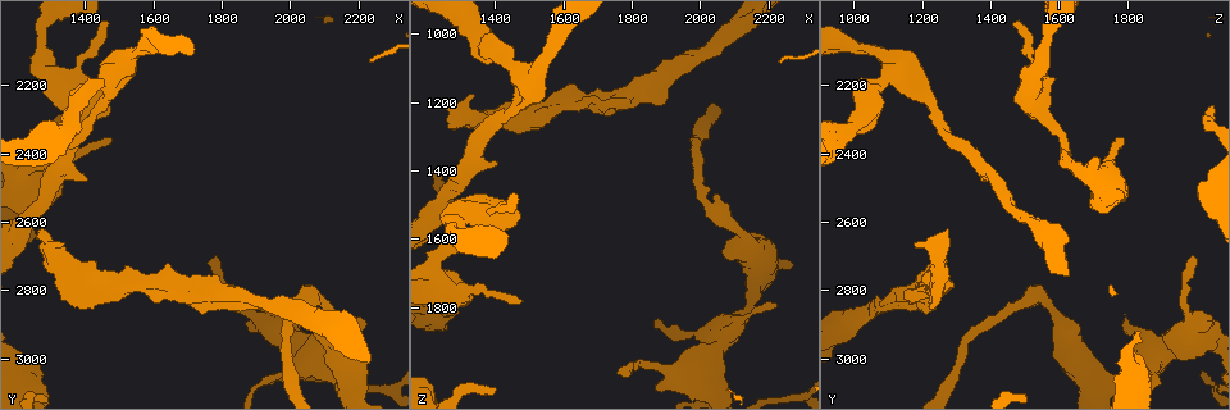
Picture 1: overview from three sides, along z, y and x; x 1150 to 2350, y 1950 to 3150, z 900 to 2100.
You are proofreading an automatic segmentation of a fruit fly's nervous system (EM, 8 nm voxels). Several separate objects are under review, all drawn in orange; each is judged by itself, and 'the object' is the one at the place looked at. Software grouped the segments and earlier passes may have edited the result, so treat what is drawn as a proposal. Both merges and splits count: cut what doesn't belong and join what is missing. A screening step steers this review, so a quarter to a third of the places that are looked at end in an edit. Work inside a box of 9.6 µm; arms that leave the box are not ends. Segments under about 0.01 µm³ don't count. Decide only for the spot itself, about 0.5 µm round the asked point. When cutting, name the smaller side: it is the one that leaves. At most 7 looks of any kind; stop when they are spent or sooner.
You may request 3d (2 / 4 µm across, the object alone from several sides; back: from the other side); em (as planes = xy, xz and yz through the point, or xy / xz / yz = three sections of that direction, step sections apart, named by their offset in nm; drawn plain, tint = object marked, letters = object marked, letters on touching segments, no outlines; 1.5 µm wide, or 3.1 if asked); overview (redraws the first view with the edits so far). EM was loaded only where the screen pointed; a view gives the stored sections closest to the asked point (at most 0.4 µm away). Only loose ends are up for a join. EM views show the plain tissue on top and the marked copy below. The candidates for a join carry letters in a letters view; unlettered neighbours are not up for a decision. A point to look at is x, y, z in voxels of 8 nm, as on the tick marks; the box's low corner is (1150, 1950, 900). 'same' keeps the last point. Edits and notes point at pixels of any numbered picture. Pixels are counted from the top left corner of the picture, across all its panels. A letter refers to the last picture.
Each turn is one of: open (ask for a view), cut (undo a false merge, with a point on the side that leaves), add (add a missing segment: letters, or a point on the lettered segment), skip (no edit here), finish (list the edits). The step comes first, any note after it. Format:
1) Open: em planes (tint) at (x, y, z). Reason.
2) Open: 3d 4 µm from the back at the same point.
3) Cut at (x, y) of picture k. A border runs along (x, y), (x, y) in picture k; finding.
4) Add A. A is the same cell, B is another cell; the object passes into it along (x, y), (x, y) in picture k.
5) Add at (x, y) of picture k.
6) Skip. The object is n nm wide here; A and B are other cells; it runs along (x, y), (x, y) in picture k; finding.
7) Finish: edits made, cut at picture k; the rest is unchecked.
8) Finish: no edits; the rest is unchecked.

Open: em planes (letters) at (1270, 2620, 1270). Branch stops here.

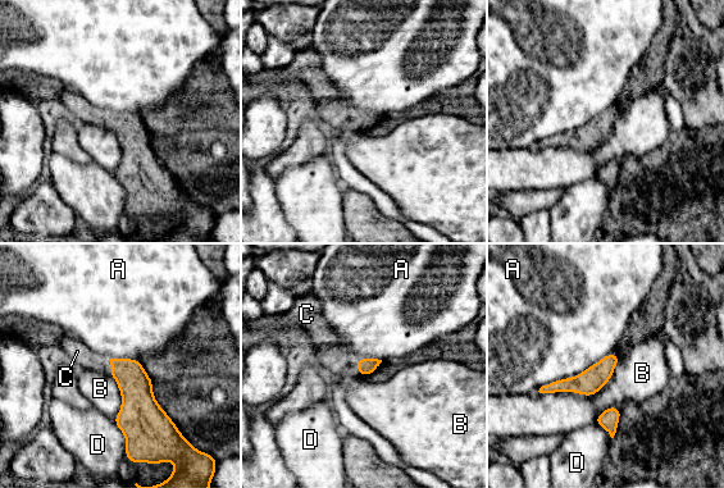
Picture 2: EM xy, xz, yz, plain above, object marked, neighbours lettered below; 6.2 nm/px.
Add C. C is the same cell, A, B and D are other cells; the neuron continues.

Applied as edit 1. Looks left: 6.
Open: overview.

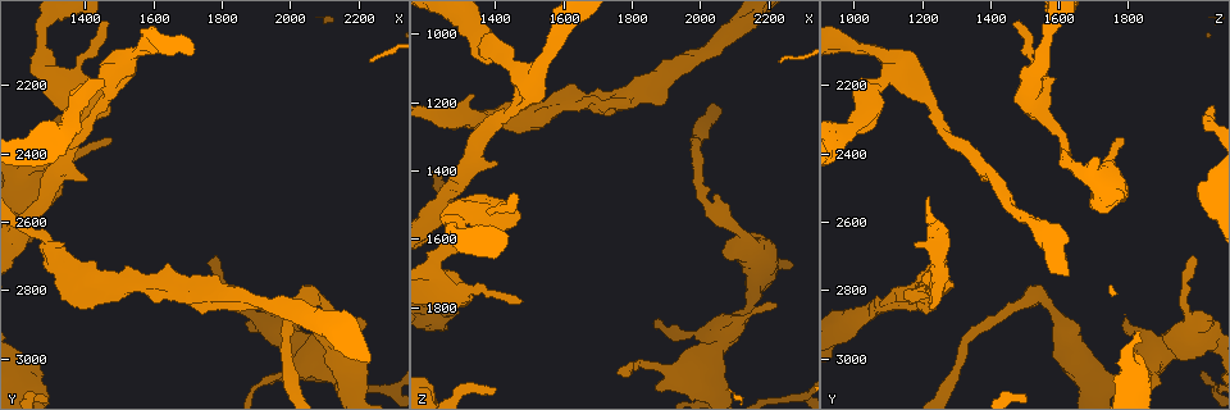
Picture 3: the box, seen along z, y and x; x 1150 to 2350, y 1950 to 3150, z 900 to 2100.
Open: 3d 4 µm at (1620, 2740, 1220).

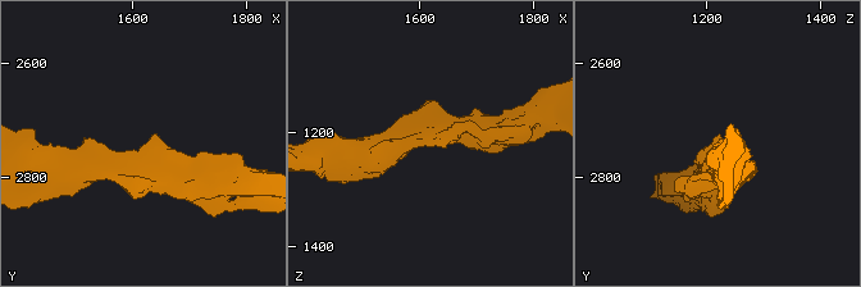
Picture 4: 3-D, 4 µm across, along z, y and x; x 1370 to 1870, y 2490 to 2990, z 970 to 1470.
Open: em xy step 4 (tint) at (1610, 2745, 1220). Shape alone is not enough.

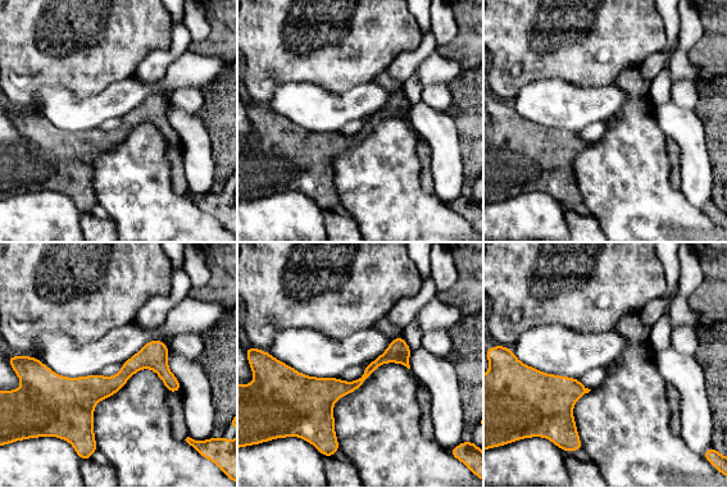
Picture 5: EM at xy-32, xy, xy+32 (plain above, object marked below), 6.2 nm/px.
Open: em planes (letters) at the same point. Cut it another way.

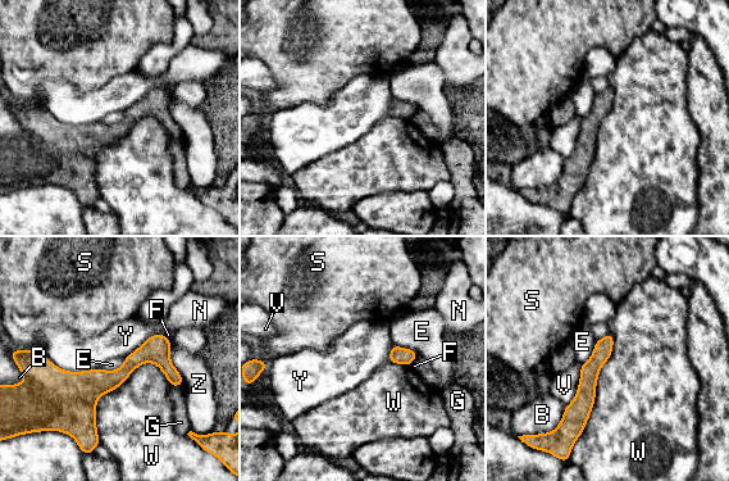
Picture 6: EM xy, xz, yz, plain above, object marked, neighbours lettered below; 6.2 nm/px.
Skip. The object is 140 nm wide here; the longest contact is with W, 600 nm; B, E, F, G, N, S, V, W, Y and Z are other cells; none of them fits.

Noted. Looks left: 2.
Open: 3d 4 µm at (2230, 2900, 1800). Branch stops here.

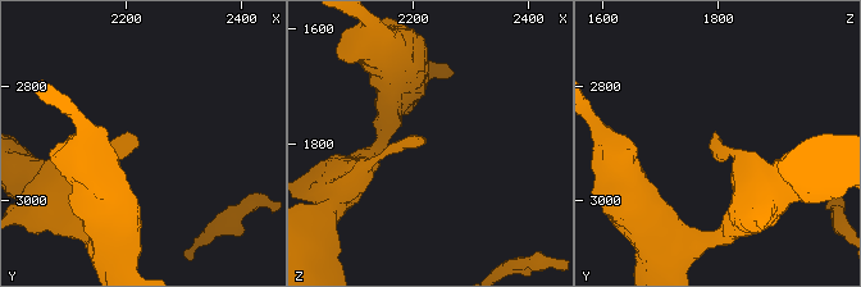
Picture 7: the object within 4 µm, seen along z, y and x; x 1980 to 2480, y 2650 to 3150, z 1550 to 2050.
Open: em planes (letters) at (2220, 2890, 1795). Now the EM.

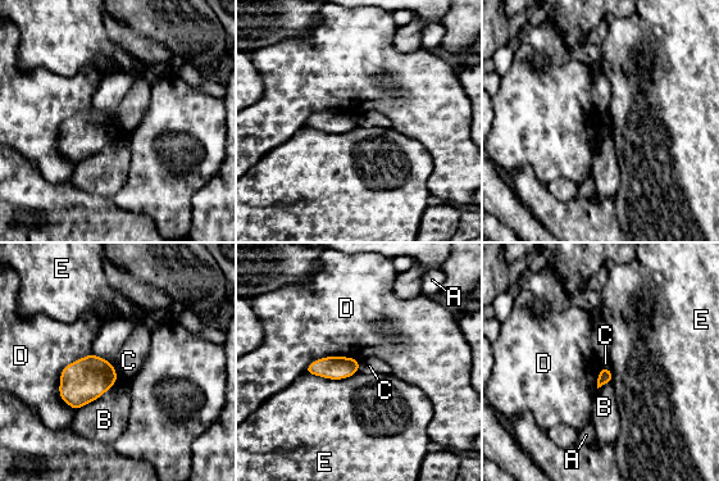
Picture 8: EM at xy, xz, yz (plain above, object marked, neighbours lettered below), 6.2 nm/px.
Skip. The object is 100 nm wide here; the longest contact is with D, 400 nm; A, B, C, D and E are other cells; none of them fits.

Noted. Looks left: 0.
Finish: edits made, add at picture 2; the rest is unchecked.

